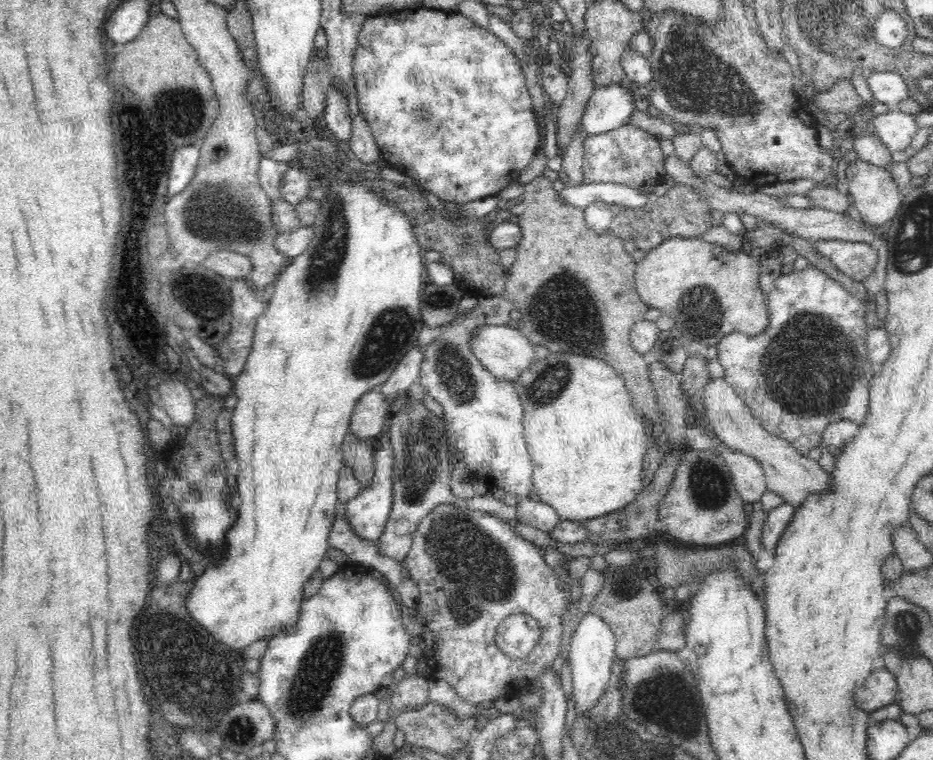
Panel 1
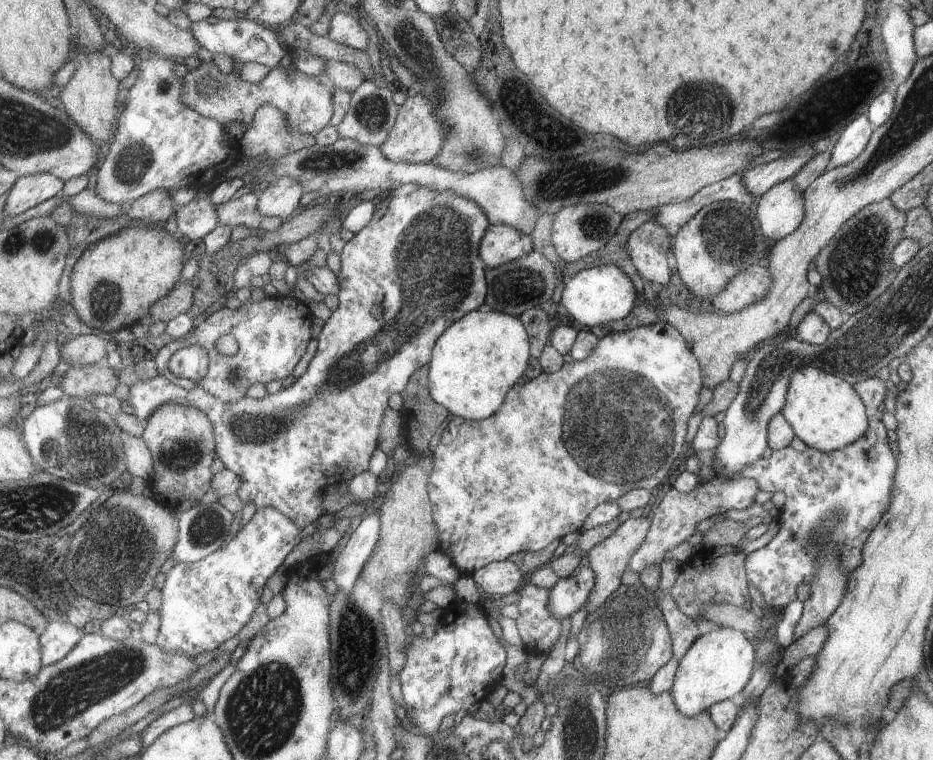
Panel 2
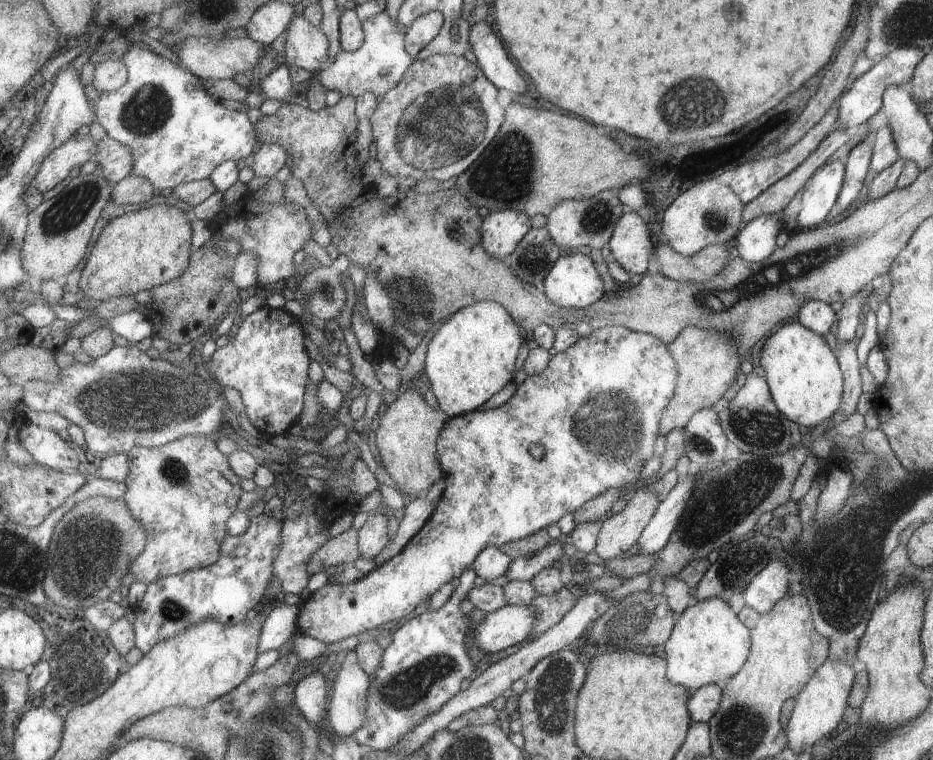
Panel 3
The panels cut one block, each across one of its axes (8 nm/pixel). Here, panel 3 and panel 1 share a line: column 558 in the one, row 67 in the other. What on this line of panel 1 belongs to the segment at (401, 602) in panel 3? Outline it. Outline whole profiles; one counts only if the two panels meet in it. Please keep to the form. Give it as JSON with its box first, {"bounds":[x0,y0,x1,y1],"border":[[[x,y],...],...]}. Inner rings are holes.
{"bounds":[354,6,542,204],"border":[[[422,6],[410,8],[410,10],[394,10],[388,18],[372,18],[364,22],[364,28],[358,36],[358,48],[354,56],[354,82],[358,88],[358,104],[364,114],[364,118],[370,122],[376,146],[380,150],[382,160],[392,170],[398,170],[410,178],[416,178],[420,186],[428,188],[434,196],[440,200],[450,200],[458,204],[474,204],[484,198],[498,196],[500,190],[508,188],[510,184],[516,184],[520,180],[520,174],[530,166],[532,158],[540,154],[542,148],[542,128],[536,120],[532,96],[526,88],[526,74],[524,64],[520,64],[520,58],[510,50],[506,42],[502,42],[496,34],[492,34],[488,28],[476,26],[468,18],[456,12],[442,12],[442,10],[426,10]]]}

